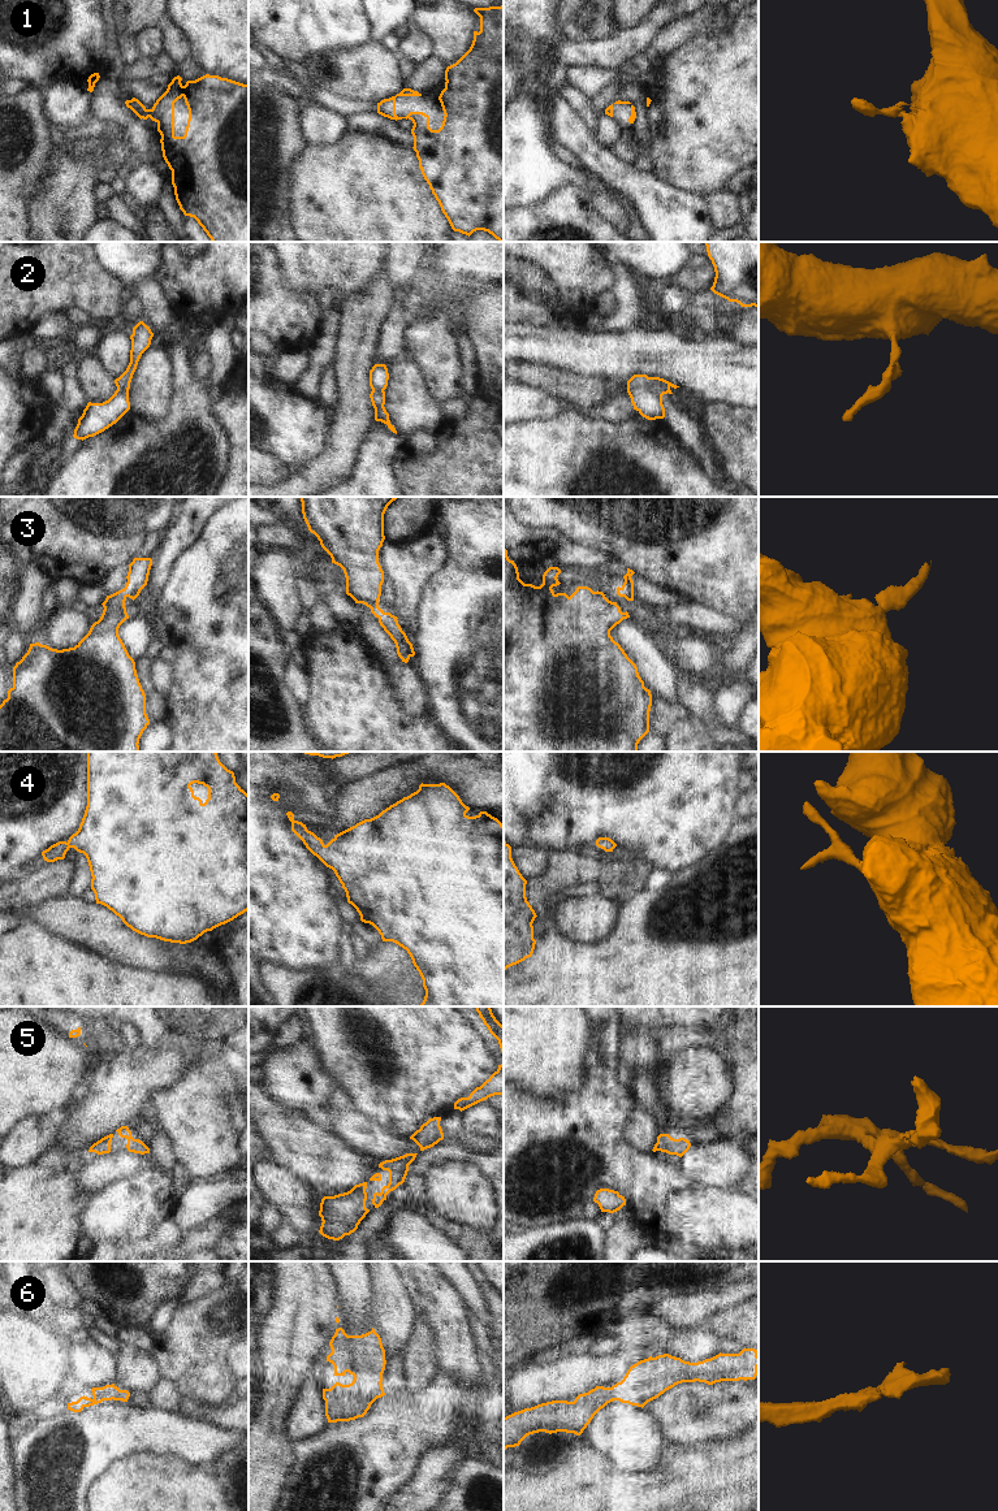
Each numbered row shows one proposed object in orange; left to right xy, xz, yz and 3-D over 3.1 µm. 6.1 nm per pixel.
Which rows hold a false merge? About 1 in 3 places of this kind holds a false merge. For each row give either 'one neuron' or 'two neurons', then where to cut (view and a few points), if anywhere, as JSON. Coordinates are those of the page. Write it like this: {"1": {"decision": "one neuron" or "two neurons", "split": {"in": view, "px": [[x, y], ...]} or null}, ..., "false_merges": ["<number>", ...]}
{"1": {"decision": "one neuron", "split": null}, "2": {"decision": "two neurons", "split": {"in": "yz", "px": [[648, 377], [648, 385], [661, 398]]}}, "3": {"decision": "one neuron", "split": null}, "4": {"decision": "one neuron", "split": null}, "5": {"decision": "one neuron", "split": null}, "6": {"decision": "one neuron", "split": null}, "false_merges": ["2"]}

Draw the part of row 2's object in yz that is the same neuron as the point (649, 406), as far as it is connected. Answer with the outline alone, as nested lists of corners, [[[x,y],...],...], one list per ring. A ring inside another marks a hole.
[[[634,374],[627,381],[627,393],[631,398],[634,410],[648,420],[664,419],[665,408],[662,398],[658,398],[649,386],[647,374]]]

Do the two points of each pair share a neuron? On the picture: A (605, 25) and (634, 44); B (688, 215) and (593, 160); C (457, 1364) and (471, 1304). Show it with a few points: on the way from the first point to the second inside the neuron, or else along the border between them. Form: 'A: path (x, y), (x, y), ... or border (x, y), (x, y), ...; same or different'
A: border (620, 31), (610, 37), (587, 40); different
B: path (665, 211), (643, 189), (617, 174); same
C: border (453, 1289), (471, 1320); different

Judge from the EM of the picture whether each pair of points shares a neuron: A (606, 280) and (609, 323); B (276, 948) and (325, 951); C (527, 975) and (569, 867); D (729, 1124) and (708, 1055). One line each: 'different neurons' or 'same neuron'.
A: different neurons
B: same neuron
C: different neurons
D: different neurons

